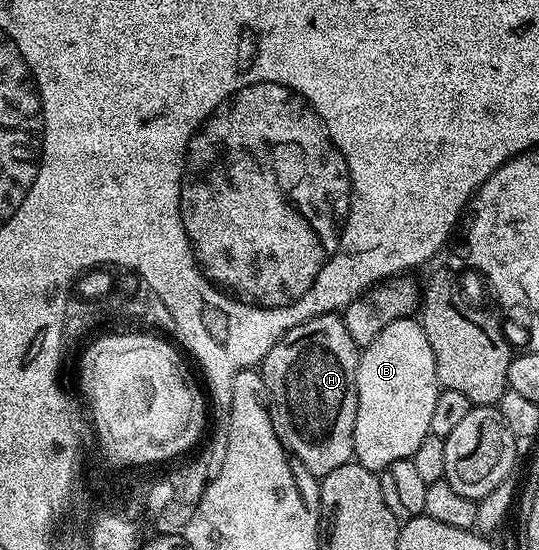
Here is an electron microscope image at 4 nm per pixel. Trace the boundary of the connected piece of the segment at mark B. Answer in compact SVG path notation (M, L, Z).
M417 318L392 321L385 329L380 329L376 341L361 348L356 369L356 429L354 430L354 459L370 471L380 473L392 461L413 459L420 441L430 434L432 413L436 409L436 397L440 384L436 377L436 357L432 357L432 345L424 337L424 329Z

